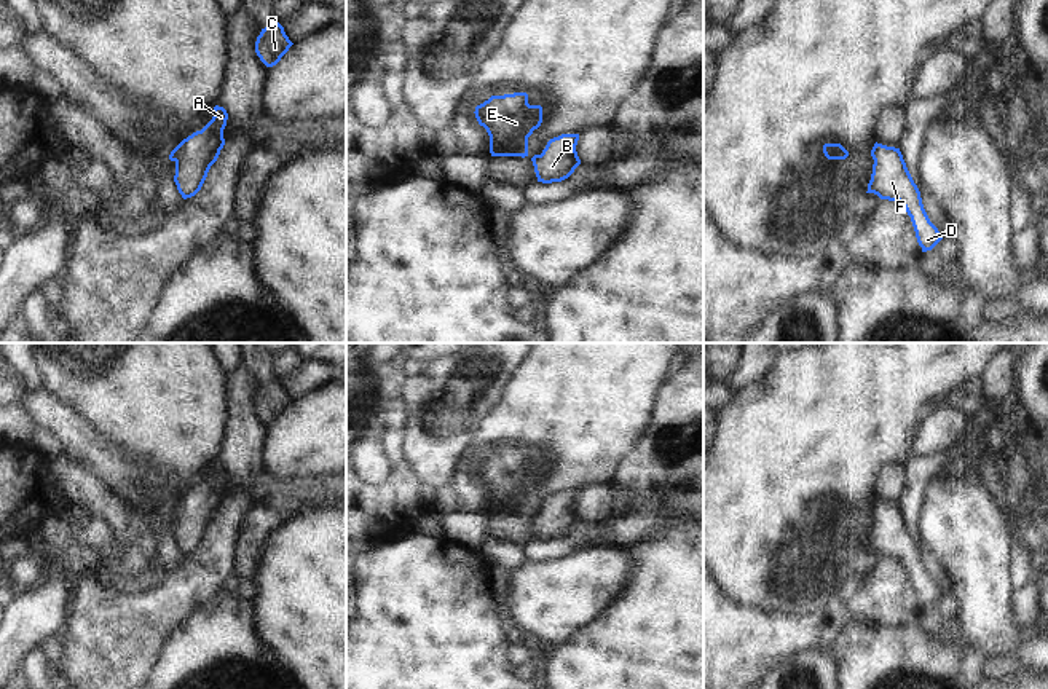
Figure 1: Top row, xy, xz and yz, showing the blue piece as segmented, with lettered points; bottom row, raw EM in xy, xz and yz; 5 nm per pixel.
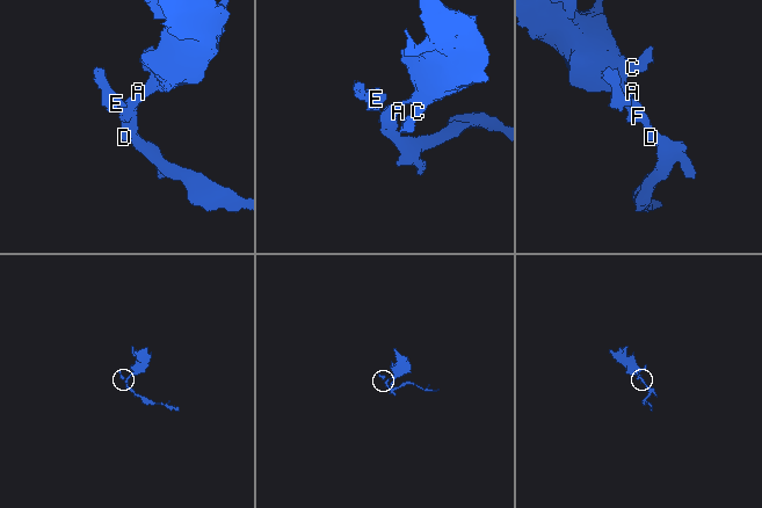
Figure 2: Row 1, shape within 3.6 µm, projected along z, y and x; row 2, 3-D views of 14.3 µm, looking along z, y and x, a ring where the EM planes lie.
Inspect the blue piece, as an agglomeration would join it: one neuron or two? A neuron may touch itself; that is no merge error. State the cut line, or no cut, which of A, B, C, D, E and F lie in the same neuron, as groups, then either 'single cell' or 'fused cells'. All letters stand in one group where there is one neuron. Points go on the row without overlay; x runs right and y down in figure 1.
xy (179, 503), (179, 512), (174, 517) | A B C D F / E | fused cells

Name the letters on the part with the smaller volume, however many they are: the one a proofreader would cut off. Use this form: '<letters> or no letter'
E

